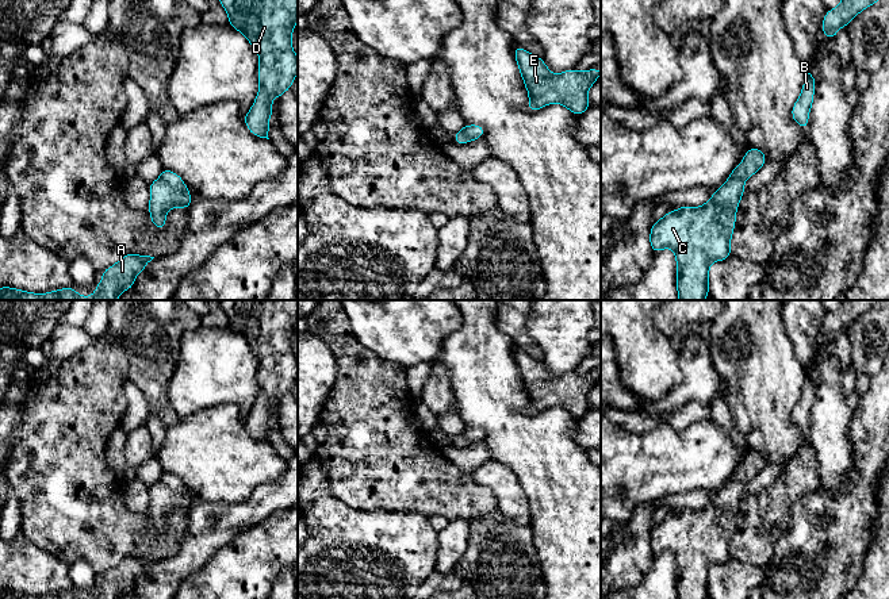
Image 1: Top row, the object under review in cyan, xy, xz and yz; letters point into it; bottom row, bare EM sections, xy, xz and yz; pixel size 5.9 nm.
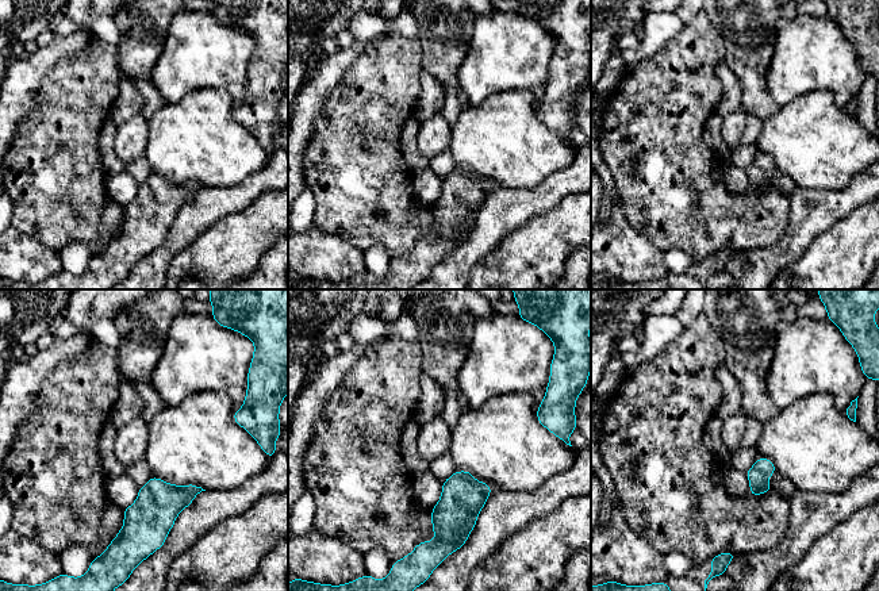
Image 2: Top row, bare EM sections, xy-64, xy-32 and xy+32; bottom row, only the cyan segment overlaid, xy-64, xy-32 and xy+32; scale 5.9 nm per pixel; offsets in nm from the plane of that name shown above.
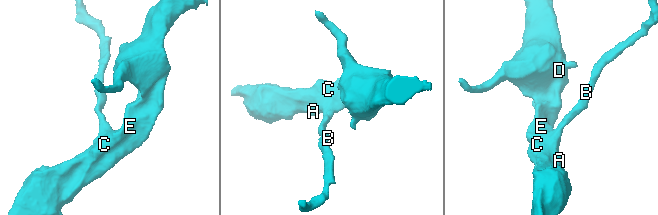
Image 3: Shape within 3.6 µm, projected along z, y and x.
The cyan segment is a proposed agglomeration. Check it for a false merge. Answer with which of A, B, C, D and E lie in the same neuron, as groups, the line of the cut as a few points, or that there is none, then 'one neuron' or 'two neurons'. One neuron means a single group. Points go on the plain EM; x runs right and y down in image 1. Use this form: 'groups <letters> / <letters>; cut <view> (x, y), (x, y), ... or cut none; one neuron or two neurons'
groups A B C D E; cut none; one neuron

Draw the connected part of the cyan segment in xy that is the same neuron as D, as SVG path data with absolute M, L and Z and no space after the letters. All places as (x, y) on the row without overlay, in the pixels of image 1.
M219 300L219 307L229 318L229 329L242 335L258 357L260 392L244 423L253 438L269 442L269 419L275 414L271 403L280 402L298 377L298 360L291 345L298 323L298 300Z

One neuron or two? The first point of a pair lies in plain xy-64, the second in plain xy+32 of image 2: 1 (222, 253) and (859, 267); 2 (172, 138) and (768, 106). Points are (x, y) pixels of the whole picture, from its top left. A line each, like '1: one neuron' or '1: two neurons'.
1: one neuron
2: two neurons

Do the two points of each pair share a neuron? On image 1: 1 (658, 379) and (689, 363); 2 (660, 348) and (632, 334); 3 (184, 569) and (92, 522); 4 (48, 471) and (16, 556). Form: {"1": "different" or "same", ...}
{"1": "different", "2": "same", "3": "different", "4": "different"}

